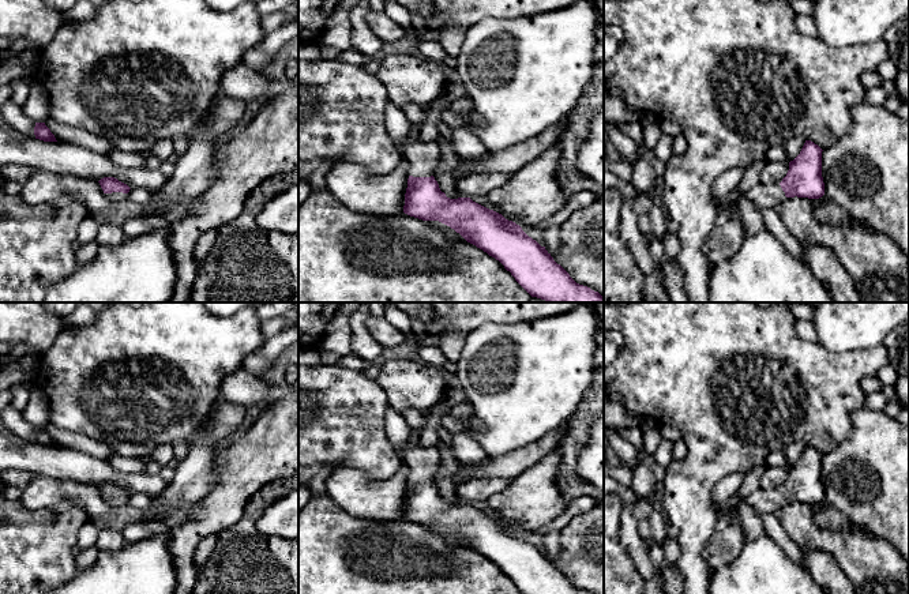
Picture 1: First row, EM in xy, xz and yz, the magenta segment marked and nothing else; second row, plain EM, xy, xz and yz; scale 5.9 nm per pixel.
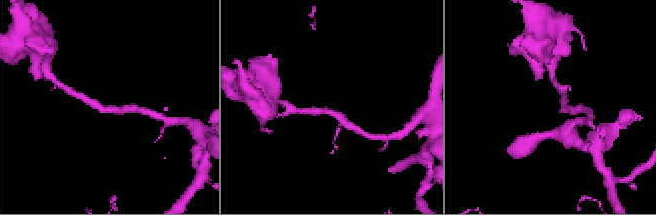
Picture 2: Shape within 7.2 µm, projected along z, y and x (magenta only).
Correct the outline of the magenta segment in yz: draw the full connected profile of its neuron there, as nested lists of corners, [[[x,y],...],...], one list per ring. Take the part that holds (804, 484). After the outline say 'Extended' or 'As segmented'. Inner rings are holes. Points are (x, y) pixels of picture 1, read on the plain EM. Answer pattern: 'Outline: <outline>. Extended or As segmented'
Outline: [[[805,446],[800,459],[789,467],[789,475],[781,488],[759,488],[744,501],[759,515],[777,514],[785,503],[819,504],[825,500],[822,482],[822,454]]]. Extended

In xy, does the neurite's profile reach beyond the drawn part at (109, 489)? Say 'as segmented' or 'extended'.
extended

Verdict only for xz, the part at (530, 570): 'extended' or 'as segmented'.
extended

